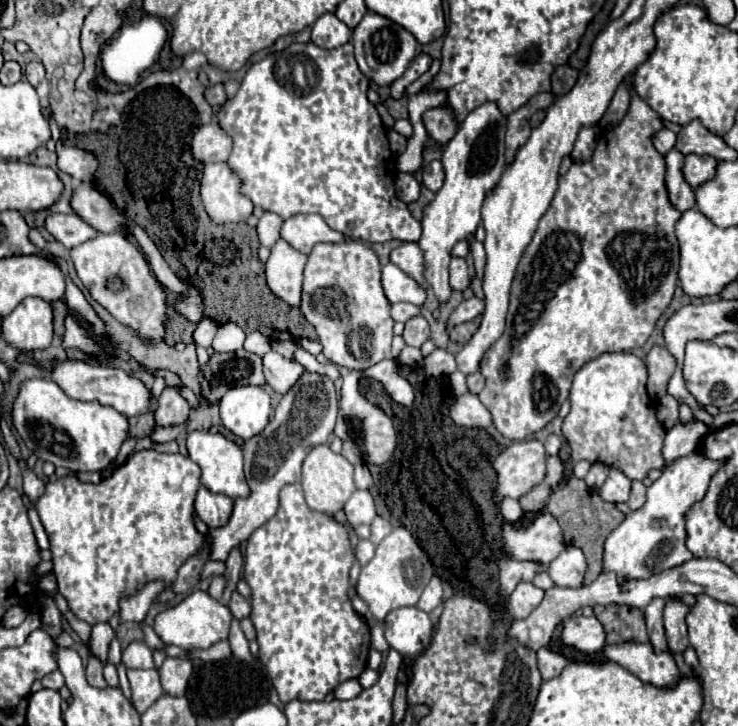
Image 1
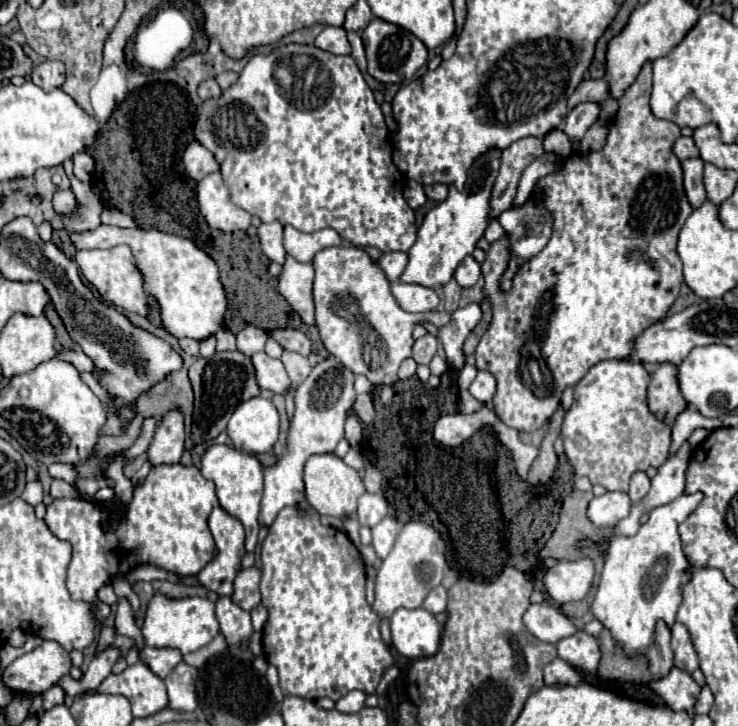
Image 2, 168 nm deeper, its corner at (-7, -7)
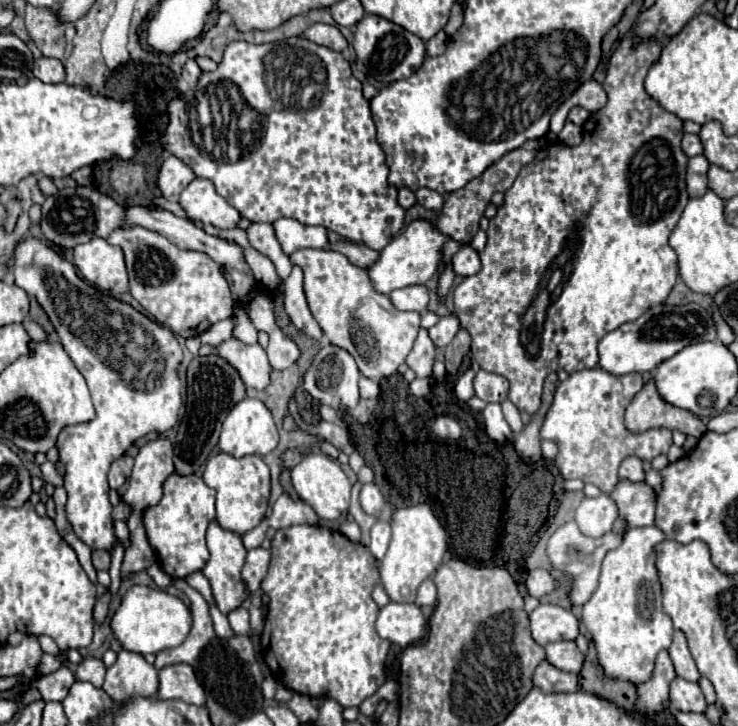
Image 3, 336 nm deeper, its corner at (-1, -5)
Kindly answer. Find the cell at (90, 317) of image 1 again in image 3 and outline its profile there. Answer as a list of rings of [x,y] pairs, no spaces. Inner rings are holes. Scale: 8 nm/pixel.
[[[24,237],[16,243],[14,253],[12,253],[12,273],[14,273],[14,283],[22,287],[28,295],[32,293],[46,315],[50,317],[60,343],[64,351],[70,355],[78,371],[84,375],[94,407],[96,407],[96,417],[88,423],[78,423],[72,425],[70,429],[62,429],[58,435],[58,451],[60,451],[60,461],[66,465],[66,475],[64,475],[64,489],[68,493],[68,503],[66,503],[66,517],[78,535],[90,549],[112,549],[116,537],[112,531],[112,503],[108,501],[108,479],[106,473],[118,457],[126,453],[126,449],[138,439],[148,435],[150,431],[164,433],[170,427],[176,425],[178,421],[178,409],[182,405],[180,397],[180,379],[178,379],[178,365],[182,361],[182,349],[176,341],[176,337],[166,329],[132,309],[130,305],[110,297],[108,293],[102,293],[82,281],[66,259],[62,259],[52,247],[48,247],[42,239],[36,237]],[[142,355],[142,363],[134,357]],[[160,363],[160,365],[154,365]]]

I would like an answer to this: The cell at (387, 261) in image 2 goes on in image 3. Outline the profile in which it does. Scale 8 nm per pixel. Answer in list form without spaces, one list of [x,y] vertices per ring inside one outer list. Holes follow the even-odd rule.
[[[340,241],[340,243],[334,243],[334,245],[330,245],[330,249],[344,253],[352,265],[362,267],[362,269],[372,267],[372,265],[380,259],[380,253],[378,253],[378,251],[374,251],[374,249],[366,247],[366,245],[356,245],[356,243],[350,243],[350,241]]]

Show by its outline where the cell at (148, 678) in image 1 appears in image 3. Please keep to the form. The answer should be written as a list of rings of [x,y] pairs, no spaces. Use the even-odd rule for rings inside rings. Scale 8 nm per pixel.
[[[122,649],[118,661],[108,667],[102,689],[120,705],[134,697],[154,697],[158,693],[158,671],[140,653]]]

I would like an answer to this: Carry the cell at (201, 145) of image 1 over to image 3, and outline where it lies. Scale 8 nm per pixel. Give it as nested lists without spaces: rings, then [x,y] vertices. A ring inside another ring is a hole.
[[[168,155],[166,161],[162,163],[162,169],[160,169],[160,175],[158,175],[158,187],[160,187],[164,197],[170,197],[170,195],[182,193],[182,189],[192,179],[196,179],[192,167],[186,165],[176,155]]]

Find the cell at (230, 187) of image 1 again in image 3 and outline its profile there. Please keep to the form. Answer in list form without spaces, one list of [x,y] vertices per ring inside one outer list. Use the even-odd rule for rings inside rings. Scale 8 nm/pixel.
[[[196,177],[182,193],[180,205],[190,219],[198,219],[204,225],[216,229],[234,229],[240,223],[240,213],[224,197],[220,197],[210,179]]]

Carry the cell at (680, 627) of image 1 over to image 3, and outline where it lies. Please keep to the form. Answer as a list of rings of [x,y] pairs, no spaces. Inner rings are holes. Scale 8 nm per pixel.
[[[682,631],[674,633],[674,641],[672,641],[668,653],[670,653],[670,659],[674,663],[678,677],[682,677],[686,681],[698,681],[700,679],[700,673],[696,669],[696,663],[690,655],[690,649],[688,649],[688,643],[686,643],[686,637]]]

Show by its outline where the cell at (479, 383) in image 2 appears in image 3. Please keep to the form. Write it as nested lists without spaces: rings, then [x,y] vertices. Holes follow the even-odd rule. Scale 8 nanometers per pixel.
[[[480,369],[474,377],[474,393],[486,403],[492,403],[492,401],[502,403],[508,393],[508,381],[496,373],[488,373]]]

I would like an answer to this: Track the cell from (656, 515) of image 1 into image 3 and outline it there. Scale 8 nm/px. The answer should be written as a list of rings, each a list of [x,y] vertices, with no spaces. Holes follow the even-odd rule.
[[[656,525],[630,529],[622,545],[604,557],[600,583],[584,603],[582,623],[596,643],[598,663],[608,677],[638,685],[650,677],[658,651],[670,647],[674,629],[672,619],[662,611],[662,589],[656,571],[656,545],[664,539],[668,539],[666,533]]]

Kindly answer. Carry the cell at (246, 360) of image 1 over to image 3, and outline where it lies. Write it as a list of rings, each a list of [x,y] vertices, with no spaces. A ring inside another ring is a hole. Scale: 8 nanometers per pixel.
[[[220,355],[194,357],[188,365],[188,395],[186,395],[186,415],[180,423],[176,445],[174,445],[175,472],[180,475],[196,473],[218,445],[218,435],[226,413],[246,397],[246,387],[238,371]]]

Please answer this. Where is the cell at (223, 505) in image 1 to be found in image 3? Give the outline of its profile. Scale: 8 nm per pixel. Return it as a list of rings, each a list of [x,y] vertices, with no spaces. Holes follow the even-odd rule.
[[[212,521],[208,525],[206,541],[208,541],[210,559],[208,559],[206,567],[202,569],[202,573],[212,585],[216,607],[226,615],[230,609],[240,607],[240,603],[246,599],[246,587],[242,585],[242,579],[240,579],[240,569],[242,569],[244,559],[246,559],[246,549],[242,545],[242,537],[238,533],[234,533],[234,531],[228,531],[228,529],[220,527],[218,521]]]

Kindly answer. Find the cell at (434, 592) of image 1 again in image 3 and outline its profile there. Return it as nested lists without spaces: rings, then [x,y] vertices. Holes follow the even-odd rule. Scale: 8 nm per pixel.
[[[426,579],[418,589],[416,603],[422,607],[422,605],[436,605],[436,601],[438,601],[438,589],[432,579]]]

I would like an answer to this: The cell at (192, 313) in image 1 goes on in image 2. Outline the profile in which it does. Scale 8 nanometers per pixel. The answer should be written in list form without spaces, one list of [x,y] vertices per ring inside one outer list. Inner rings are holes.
[[[100,225],[86,233],[72,233],[70,239],[76,249],[110,249],[116,245],[128,245],[144,277],[144,291],[156,299],[162,325],[170,335],[202,341],[222,327],[228,301],[220,283],[218,267],[212,257],[206,251],[200,251],[190,239],[180,239],[178,235],[168,235],[164,231],[144,231],[140,227],[122,229],[112,225]]]

